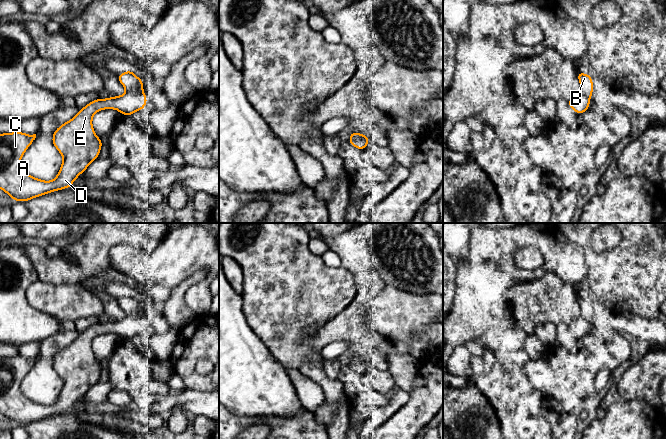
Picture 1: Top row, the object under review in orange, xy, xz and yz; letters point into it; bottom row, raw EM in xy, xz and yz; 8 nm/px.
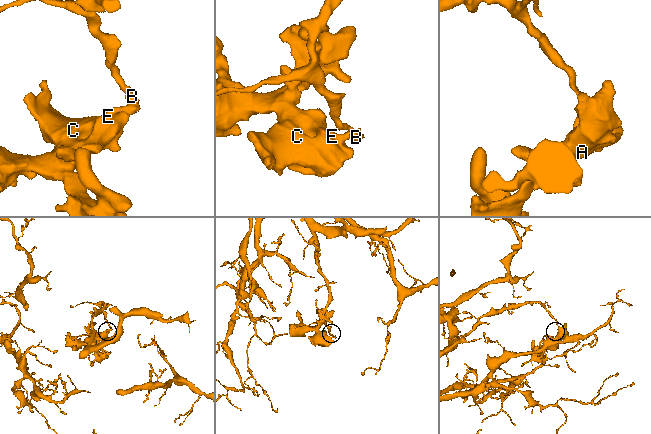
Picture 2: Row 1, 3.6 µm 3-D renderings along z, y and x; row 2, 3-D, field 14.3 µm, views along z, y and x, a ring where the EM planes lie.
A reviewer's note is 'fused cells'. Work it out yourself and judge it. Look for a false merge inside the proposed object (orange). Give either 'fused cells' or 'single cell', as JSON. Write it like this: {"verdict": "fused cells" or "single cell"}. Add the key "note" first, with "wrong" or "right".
{"note": "right", "verdict": "fused cells"}

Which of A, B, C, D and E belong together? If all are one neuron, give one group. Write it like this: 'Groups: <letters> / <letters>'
Groups: A C D E / B

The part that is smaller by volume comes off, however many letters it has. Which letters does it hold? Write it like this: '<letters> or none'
A, C, D, E

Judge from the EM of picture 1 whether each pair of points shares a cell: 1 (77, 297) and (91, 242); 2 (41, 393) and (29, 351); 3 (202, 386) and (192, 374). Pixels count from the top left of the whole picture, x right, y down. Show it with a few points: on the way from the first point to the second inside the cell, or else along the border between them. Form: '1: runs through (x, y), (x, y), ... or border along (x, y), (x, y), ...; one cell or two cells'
1: border along (82, 283), (56, 284); two cells
2: border along (39, 342), (39, 351), (35, 357); two cells
3: runs through (199, 383), (193, 377); one cell

